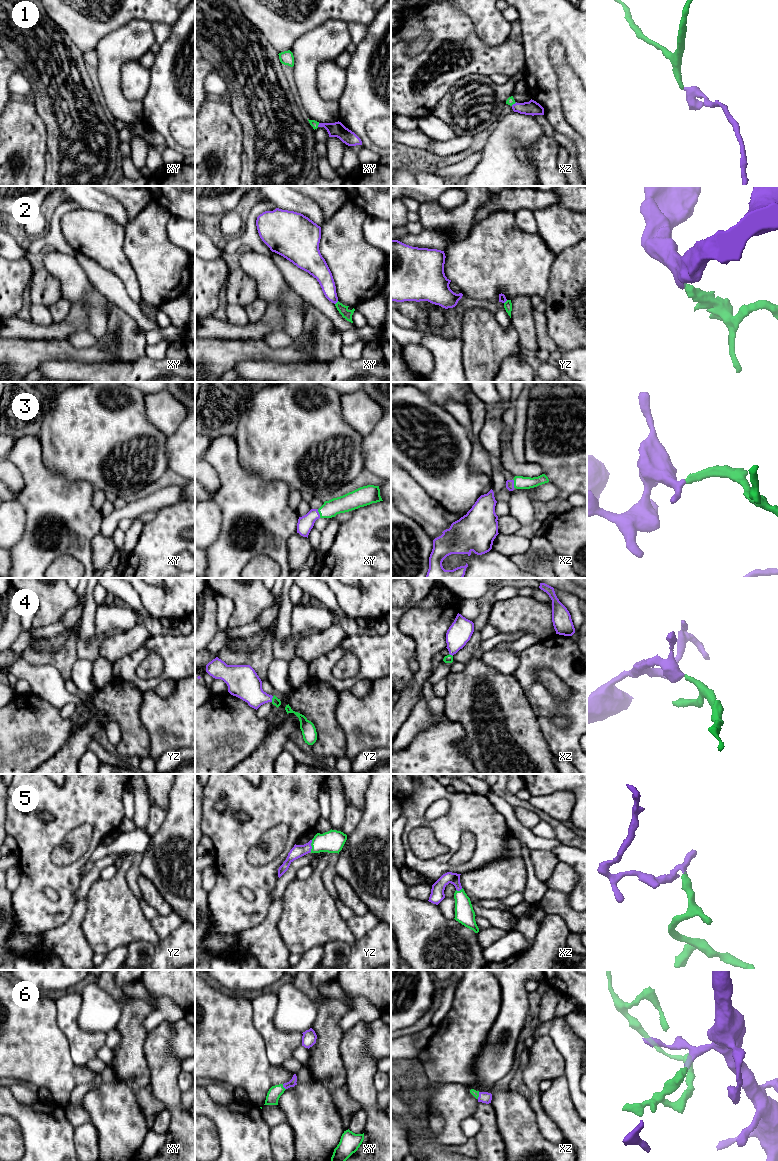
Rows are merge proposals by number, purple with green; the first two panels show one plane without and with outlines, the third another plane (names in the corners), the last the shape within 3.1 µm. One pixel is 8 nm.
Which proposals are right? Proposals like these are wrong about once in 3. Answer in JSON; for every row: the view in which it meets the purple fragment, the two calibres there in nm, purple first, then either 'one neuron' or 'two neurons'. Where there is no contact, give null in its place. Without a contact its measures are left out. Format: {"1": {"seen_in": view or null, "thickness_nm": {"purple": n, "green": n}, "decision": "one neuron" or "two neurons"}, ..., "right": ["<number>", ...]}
{"1": {"seen_in": "xz", "thickness_nm": {"purple": 110, "green": 70}, "decision": "one neuron"}, "2": {"seen_in": "xy", "thickness_nm": {"purple": 130, "green": 80}, "decision": "two neurons"}, "3": {"seen_in": "xy", "thickness_nm": {"purple": 130, "green": 140}, "decision": "one neuron"}, "4": {"seen_in": "yz", "thickness_nm": {"purple": 240, "green": 60}, "decision": "one neuron"}, "5": {"seen_in": "yz", "thickness_nm": {"purple": 100, "green": 180}, "decision": "one neuron"}, "6": {"seen_in": "xy", "thickness_nm": {"purple": 60, "green": 110}, "decision": "one neuron"}, "right": ["1", "3", "4", "5", "6"]}

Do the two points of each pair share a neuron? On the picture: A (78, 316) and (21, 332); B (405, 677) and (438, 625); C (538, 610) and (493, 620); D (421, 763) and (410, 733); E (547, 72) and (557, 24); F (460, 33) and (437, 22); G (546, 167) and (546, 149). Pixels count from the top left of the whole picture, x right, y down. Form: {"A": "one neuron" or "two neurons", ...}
{"A": "one neuron", "B": "two neurons", "C": "one neuron", "D": "two neurons", "E": "one neuron", "F": "one neuron", "G": "one neuron"}

